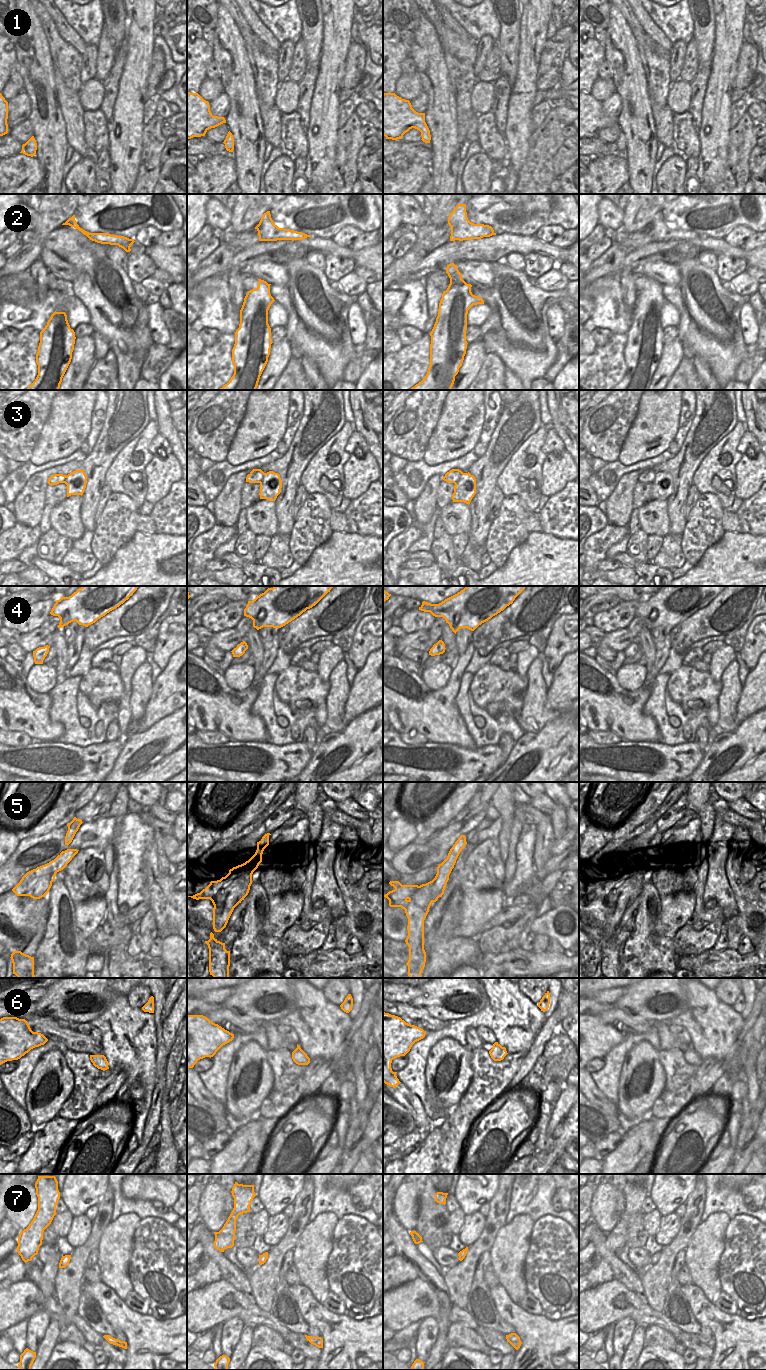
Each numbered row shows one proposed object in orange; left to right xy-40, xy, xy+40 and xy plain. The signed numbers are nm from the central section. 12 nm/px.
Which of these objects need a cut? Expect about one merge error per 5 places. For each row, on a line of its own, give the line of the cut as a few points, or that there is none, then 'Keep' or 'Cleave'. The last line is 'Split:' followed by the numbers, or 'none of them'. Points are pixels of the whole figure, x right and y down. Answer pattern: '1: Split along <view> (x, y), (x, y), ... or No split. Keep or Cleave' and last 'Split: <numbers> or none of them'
1: No split. Keep
2: No split. Keep
3: Split along xy (264, 473), (260, 484). Cleave
4: No split. Keep
5: Split along xy+40 (448, 854), (455, 860). Cleave
6: No split. Keep
7: No split. Keep
Split: 3, 5

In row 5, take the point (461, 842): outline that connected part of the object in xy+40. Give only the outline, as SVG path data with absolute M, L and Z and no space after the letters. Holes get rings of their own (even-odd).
M461 835L458 840L455 842L453 847L450 849L448 855L453 856L455 860L457 860L460 852L467 844L465 835Z

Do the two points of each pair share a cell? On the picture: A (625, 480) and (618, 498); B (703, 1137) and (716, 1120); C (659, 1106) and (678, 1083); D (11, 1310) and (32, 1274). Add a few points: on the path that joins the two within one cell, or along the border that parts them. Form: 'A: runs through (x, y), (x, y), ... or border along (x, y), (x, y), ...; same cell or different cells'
A: runs through (625, 484), (622, 494); same cell
B: runs through (704, 1133), (713, 1124); same cell
C: runs through (665, 1100), (676, 1089); same cell
D: border along (26, 1277), (45, 1296); different cells

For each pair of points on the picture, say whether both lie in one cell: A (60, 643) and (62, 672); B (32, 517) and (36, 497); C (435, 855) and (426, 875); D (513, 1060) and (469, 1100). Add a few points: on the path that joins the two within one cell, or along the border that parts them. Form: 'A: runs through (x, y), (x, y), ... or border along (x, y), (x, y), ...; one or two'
A: runs through (62, 650), (62, 665); one
B: runs through (32, 512), (32, 502); one
C: border along (437, 864), (427, 866), (408, 875); two
D: runs through (502, 1071), (480, 1091); one

